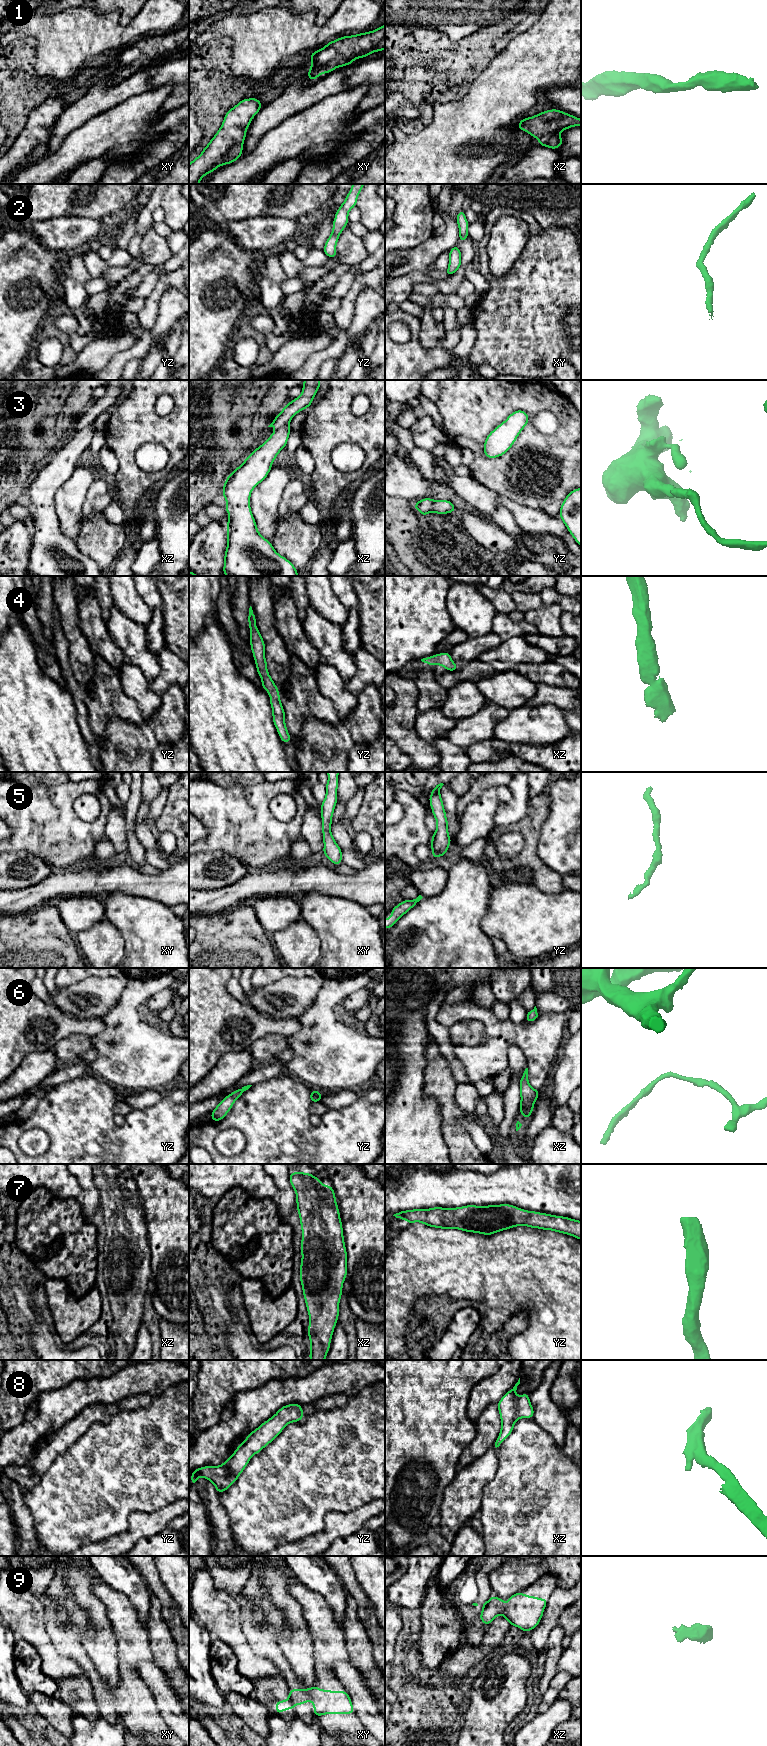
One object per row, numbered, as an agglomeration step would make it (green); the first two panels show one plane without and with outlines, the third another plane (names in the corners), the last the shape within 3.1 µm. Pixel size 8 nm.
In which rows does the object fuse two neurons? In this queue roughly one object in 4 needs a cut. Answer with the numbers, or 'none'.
3, 9

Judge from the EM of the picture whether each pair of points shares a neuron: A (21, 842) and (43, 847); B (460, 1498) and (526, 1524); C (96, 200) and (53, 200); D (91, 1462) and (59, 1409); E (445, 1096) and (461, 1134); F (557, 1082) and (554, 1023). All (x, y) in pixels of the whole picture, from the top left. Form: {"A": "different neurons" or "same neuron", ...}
{"A": "same neuron", "B": "different neurons", "C": "same neuron", "D": "different neurons", "E": "same neuron", "F": "different neurons"}

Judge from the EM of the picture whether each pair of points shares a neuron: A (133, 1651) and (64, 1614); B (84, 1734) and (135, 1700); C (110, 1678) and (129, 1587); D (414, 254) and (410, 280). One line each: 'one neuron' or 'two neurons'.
A: one neuron
B: two neurons
C: two neurons
D: two neurons

